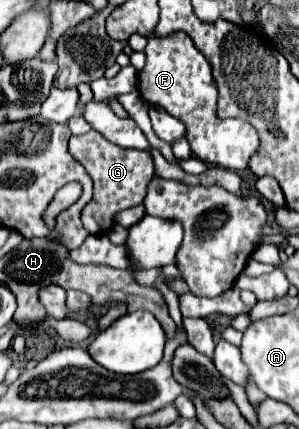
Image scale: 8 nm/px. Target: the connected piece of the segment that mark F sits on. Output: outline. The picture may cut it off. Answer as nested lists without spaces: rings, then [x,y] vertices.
[[[180,31],[166,37],[150,37],[146,45],[146,67],[138,73],[138,91],[148,105],[162,107],[186,125],[186,139],[192,153],[224,169],[246,169],[252,153],[260,147],[258,133],[244,119],[218,119],[218,89],[206,57],[192,45],[192,39]]]

